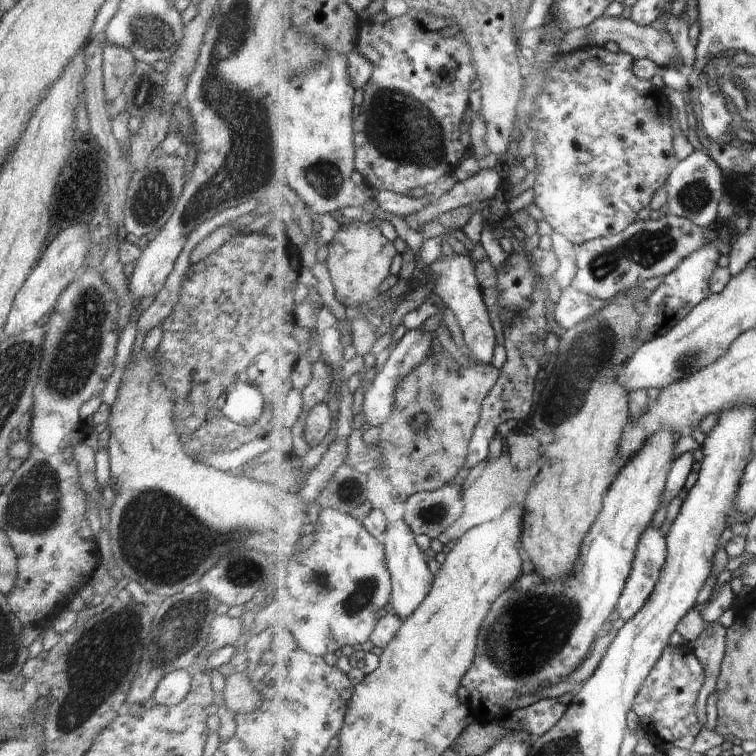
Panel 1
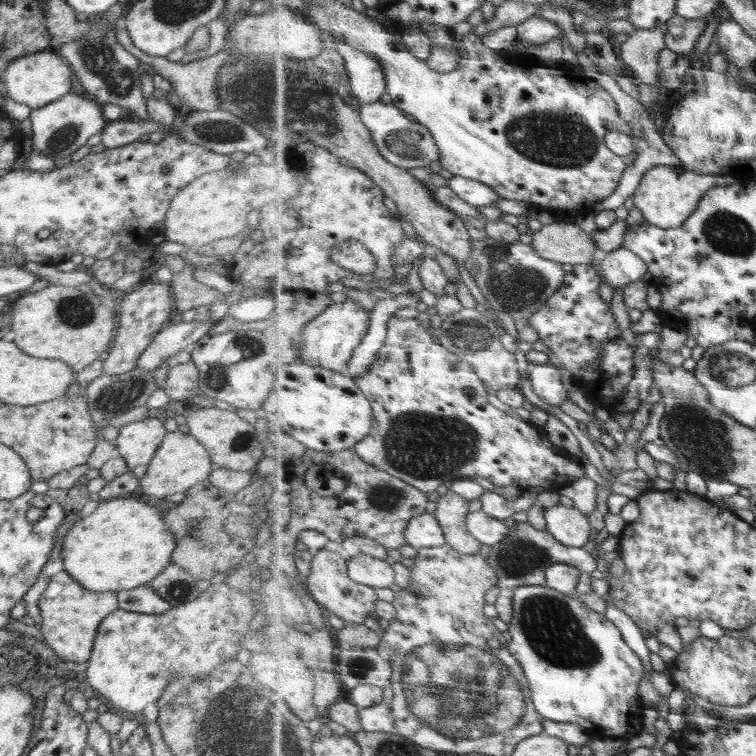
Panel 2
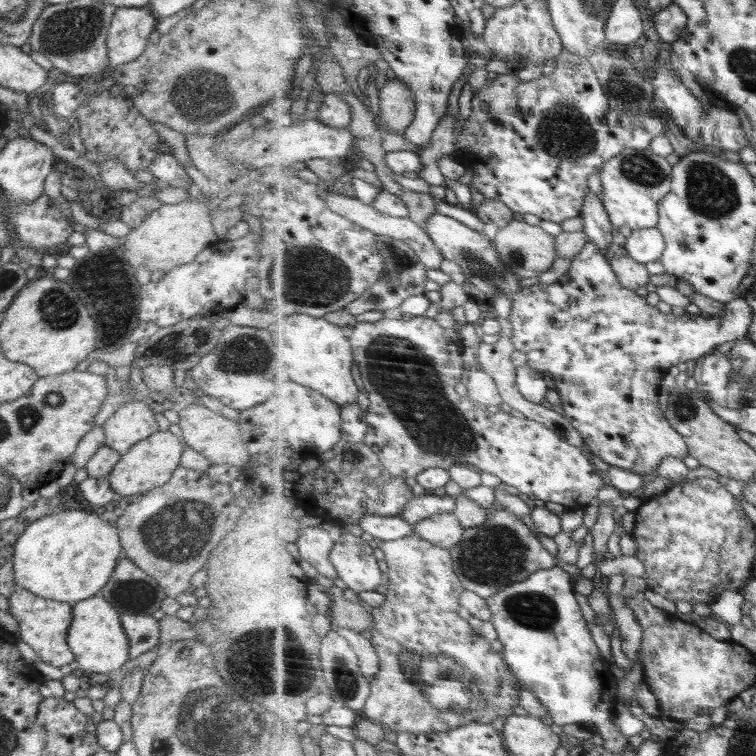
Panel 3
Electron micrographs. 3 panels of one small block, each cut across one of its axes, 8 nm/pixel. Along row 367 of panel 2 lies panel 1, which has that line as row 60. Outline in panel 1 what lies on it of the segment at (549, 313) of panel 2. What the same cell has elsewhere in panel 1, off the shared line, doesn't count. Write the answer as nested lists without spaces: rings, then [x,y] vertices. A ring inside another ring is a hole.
[[[588,46],[580,48],[576,52],[569,52],[560,57],[560,62],[556,64],[556,68],[552,70],[552,82],[548,82],[546,92],[538,98],[536,106],[538,110],[530,120],[529,130],[537,132],[537,143],[533,150],[537,165],[534,168],[537,176],[534,189],[535,199],[542,210],[546,222],[549,223],[555,232],[566,236],[576,247],[584,245],[586,242],[600,239],[603,237],[612,237],[627,230],[638,218],[638,214],[642,210],[646,210],[652,202],[652,198],[656,196],[656,192],[664,186],[671,178],[671,174],[675,167],[679,164],[676,158],[676,124],[674,124],[674,110],[672,110],[672,102],[666,94],[666,90],[654,86],[651,81],[644,80],[635,73],[634,70],[635,58],[627,52],[619,51],[617,53],[611,52],[604,46]]]

